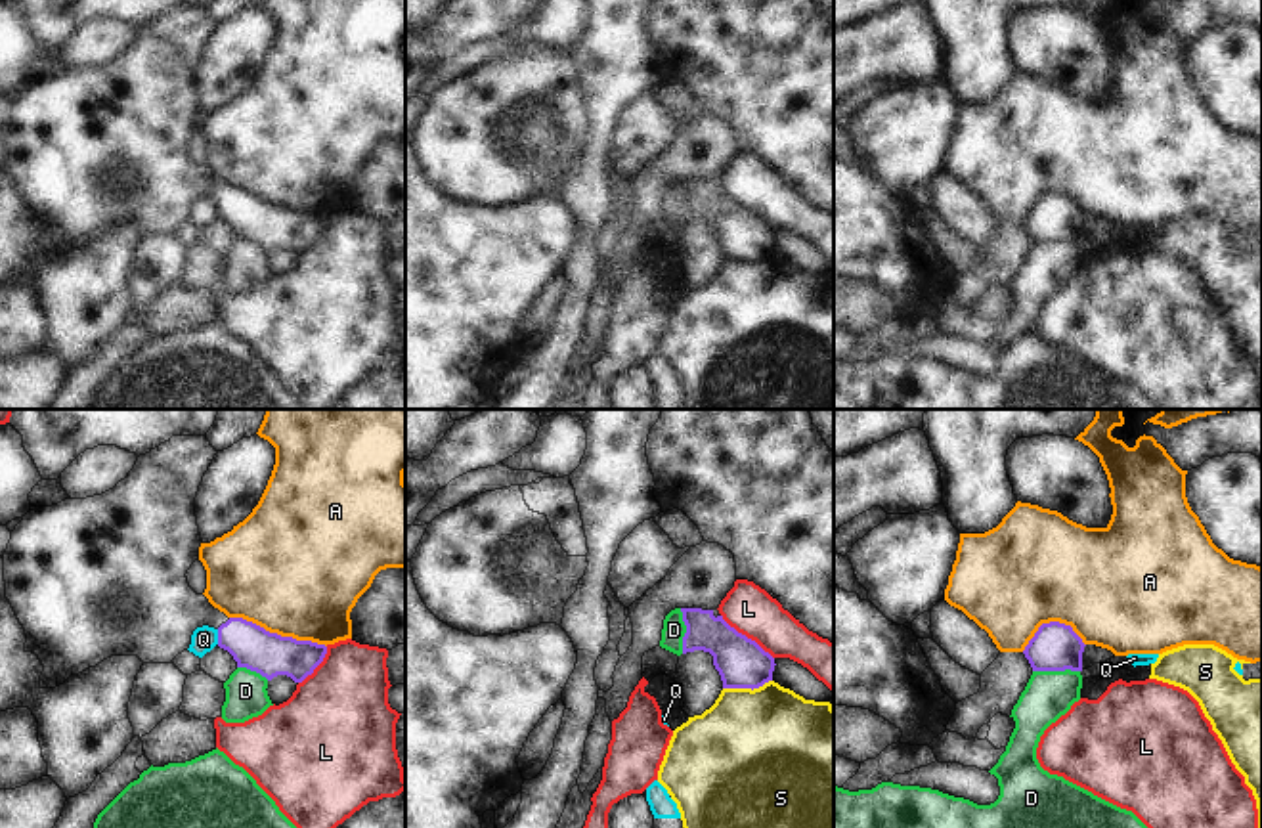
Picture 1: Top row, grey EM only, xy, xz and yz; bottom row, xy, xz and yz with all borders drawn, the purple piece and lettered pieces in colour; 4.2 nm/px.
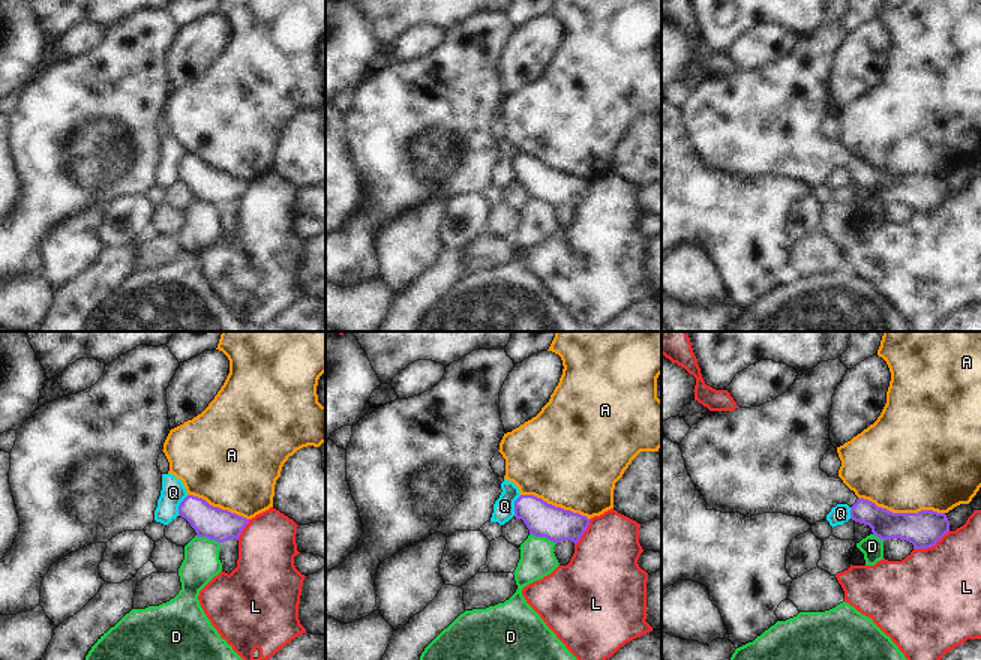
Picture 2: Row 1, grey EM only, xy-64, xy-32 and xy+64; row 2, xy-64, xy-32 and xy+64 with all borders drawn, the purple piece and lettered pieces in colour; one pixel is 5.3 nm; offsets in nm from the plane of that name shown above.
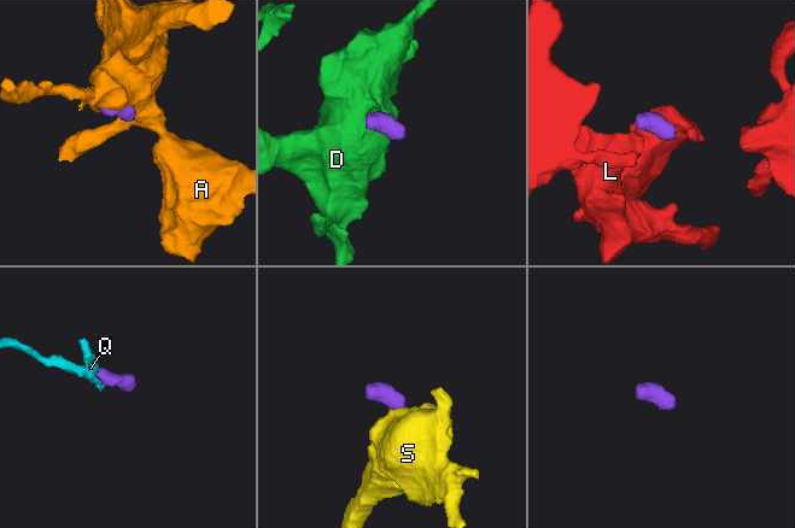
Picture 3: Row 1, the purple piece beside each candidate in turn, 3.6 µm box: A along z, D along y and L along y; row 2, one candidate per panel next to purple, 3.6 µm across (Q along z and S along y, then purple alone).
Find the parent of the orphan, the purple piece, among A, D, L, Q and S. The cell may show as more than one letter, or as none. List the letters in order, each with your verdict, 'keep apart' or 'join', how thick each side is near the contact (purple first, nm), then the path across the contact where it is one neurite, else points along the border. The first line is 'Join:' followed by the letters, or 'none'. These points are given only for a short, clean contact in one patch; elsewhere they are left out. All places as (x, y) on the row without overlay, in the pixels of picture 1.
Join: none
A: keep apart; 190 nm thick on the purple side, 500 nm on the other
D: keep apart; 200 nm thick on the purple side, 200 nm on the other; border along yz (1079, 241), (1033, 243)
L: keep apart; 200 nm thick on the purple side, 200 nm on the other; border along xz (721, 186), (773, 230)
Q: keep apart; 190 nm thick on the purple side, 110 nm on the other; border along xy (217, 201), (218, 215)
S: keep apart; 200 nm thick on the purple side, 480 nm on the other; border along xz (771, 251), (752, 261), (723, 261)

